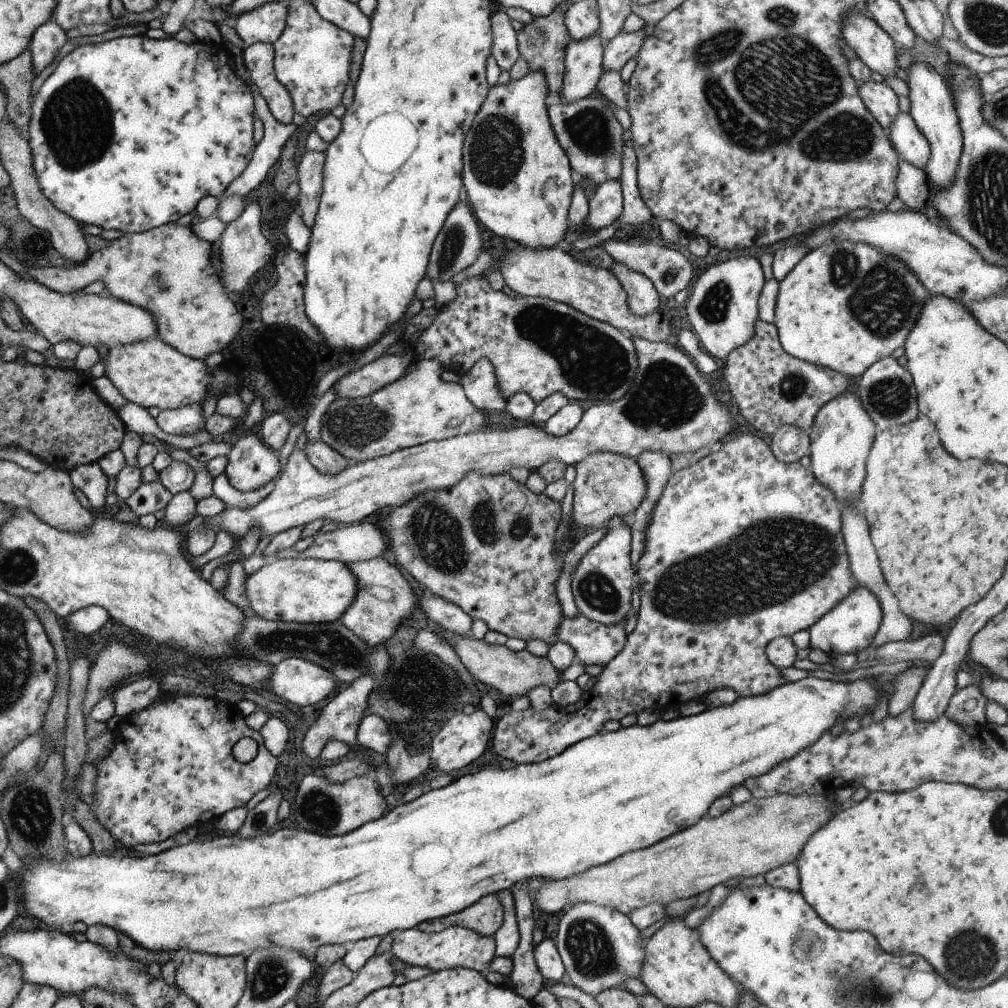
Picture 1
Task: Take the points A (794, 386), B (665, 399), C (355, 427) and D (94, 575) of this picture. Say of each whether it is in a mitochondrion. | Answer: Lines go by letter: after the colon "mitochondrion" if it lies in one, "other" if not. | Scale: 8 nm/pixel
A: mitochondrion
B: mitochondrion
C: mitochondrion
D: other

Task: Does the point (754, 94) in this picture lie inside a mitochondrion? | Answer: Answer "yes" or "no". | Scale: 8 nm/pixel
yes

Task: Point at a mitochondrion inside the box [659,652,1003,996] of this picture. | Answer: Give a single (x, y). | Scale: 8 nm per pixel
(968, 956)

